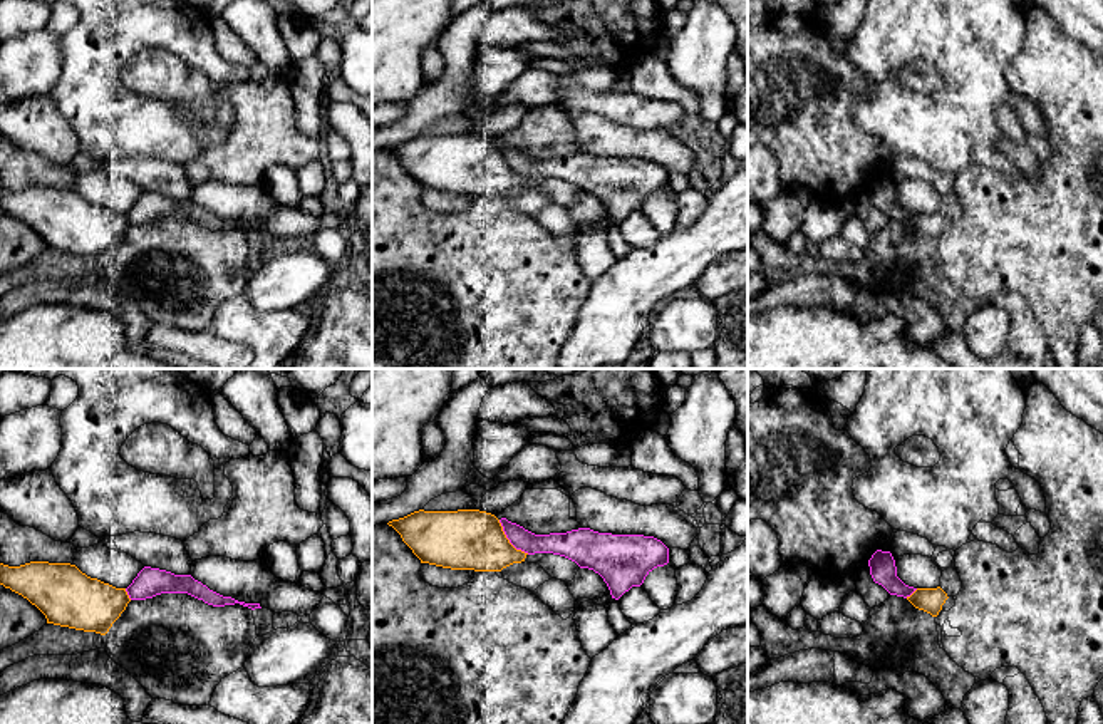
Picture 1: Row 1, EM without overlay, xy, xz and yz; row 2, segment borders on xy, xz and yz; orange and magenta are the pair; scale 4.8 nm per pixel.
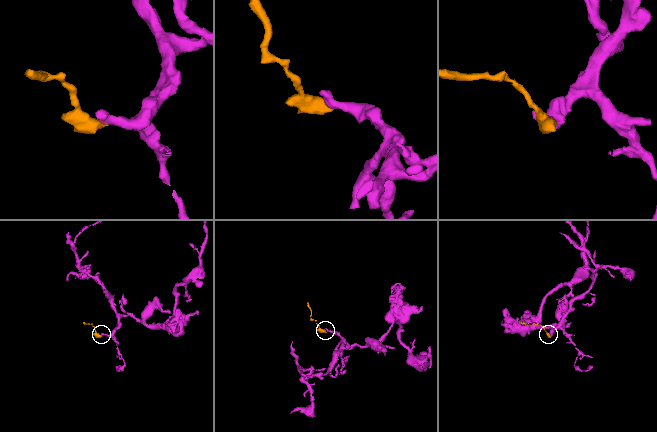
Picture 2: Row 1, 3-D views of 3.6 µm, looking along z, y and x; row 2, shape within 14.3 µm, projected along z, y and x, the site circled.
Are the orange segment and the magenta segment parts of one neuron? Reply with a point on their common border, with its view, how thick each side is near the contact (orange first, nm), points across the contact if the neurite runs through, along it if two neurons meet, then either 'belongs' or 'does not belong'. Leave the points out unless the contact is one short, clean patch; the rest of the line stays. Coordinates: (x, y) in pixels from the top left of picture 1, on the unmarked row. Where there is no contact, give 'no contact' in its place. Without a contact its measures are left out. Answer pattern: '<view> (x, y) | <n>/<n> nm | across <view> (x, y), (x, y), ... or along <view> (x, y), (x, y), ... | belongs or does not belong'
xz (508, 165) | 280/110 nm | does not belong

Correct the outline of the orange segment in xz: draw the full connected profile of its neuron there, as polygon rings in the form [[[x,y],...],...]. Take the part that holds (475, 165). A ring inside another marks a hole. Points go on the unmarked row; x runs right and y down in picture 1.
[[[419,134],[387,149],[421,188],[443,193],[501,196],[528,179],[510,168],[495,139],[479,134]]]

